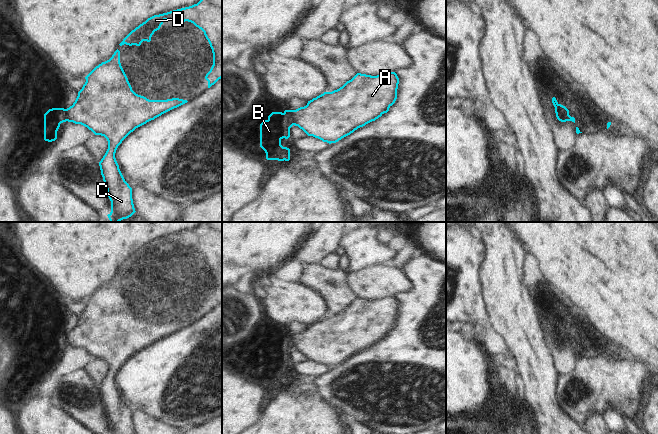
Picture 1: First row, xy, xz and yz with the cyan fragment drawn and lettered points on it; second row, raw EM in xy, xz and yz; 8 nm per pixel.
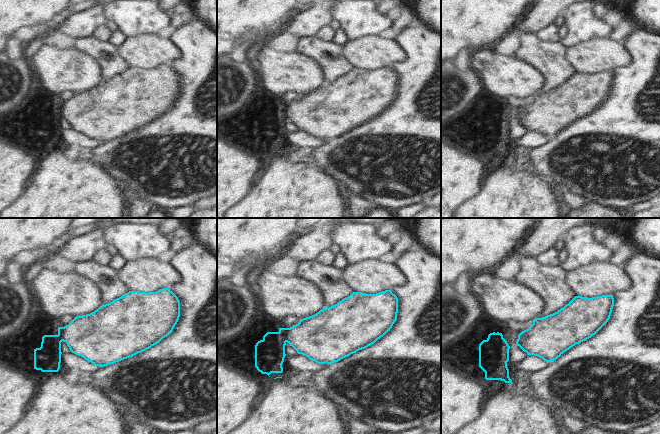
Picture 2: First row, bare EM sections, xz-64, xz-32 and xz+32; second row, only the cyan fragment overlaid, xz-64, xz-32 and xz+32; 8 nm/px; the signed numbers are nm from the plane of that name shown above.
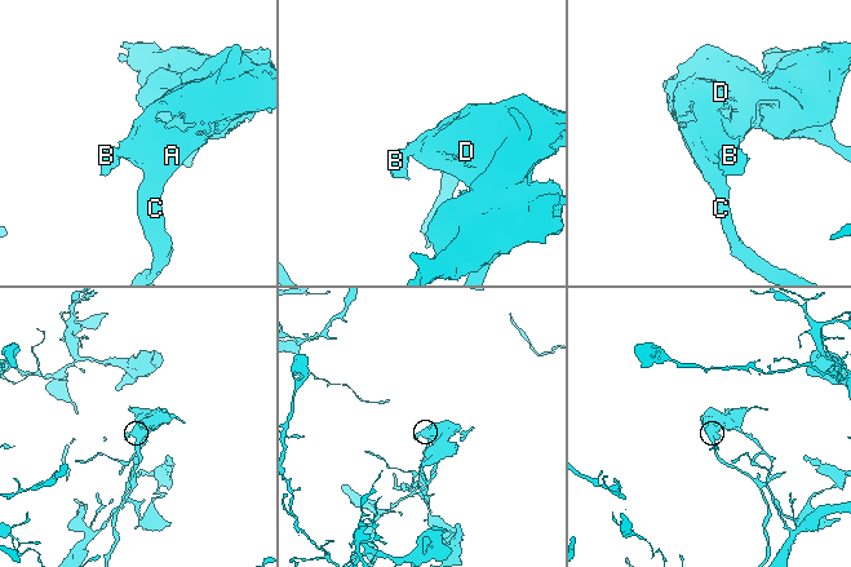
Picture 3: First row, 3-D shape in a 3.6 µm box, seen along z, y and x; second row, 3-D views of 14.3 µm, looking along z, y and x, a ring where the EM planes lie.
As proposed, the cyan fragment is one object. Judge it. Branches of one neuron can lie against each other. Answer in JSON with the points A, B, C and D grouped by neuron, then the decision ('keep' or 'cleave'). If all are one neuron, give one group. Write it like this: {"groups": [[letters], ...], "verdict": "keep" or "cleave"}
{"groups": [["A", "C", "D"], ["B"]], "verdict": "cleave"}

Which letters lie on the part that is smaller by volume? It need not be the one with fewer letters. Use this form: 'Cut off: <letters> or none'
Cut off: B

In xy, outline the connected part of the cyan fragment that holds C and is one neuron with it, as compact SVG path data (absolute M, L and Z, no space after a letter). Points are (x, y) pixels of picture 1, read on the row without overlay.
M118 273L85 303L75 326L66 333L67 345L81 348L107 363L108 373L99 390L111 434L135 434L132 412L119 393L116 374L136 352L188 325L179 322L149 324L136 318L121 290Z

